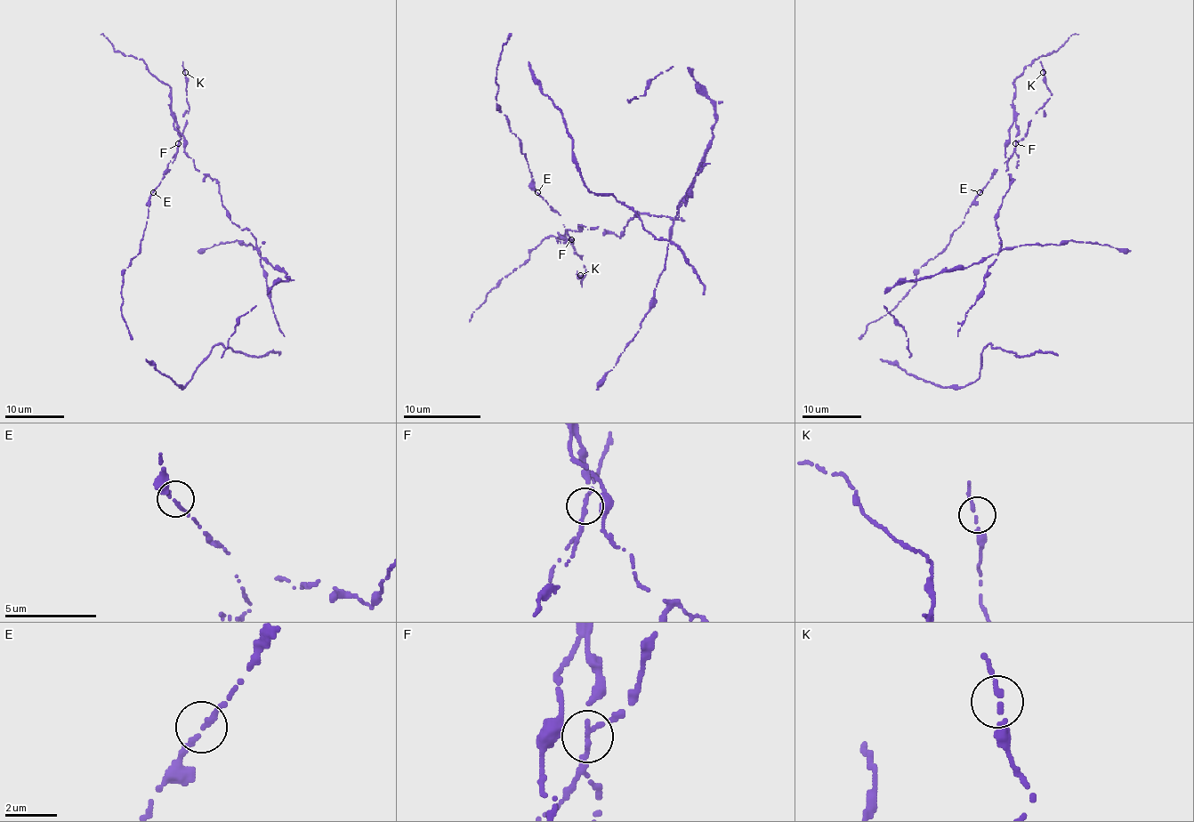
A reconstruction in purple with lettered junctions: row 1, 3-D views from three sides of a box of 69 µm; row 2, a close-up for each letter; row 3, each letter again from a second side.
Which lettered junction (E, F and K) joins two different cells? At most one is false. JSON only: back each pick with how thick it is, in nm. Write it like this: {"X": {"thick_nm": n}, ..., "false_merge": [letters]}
{"F": {"thick_nm": 200}, "false_merge": ["F"]}

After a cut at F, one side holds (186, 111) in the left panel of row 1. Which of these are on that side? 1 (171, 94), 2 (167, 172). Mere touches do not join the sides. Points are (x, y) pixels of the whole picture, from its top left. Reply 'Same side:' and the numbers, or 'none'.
Same side: 2

